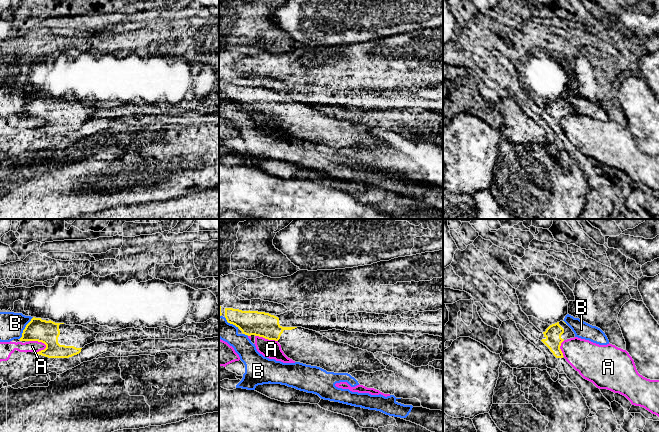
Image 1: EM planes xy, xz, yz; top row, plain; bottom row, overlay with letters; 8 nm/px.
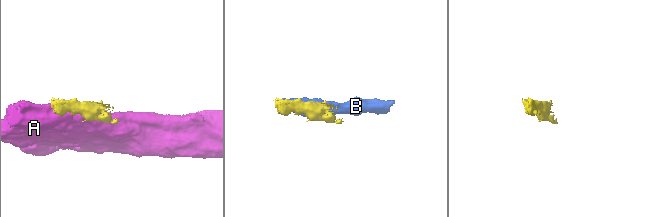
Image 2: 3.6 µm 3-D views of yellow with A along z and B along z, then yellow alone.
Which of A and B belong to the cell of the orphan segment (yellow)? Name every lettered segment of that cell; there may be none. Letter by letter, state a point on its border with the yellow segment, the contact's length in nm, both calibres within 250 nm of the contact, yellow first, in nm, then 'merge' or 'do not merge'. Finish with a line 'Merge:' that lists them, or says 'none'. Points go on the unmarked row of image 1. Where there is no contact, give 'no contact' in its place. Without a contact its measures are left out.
A: xy (38, 117) | 160 nm | 190/100 nm | do not merge
B: xy (25, 104) | 220 nm | 190/190 nm | do not merge
Merge: none

